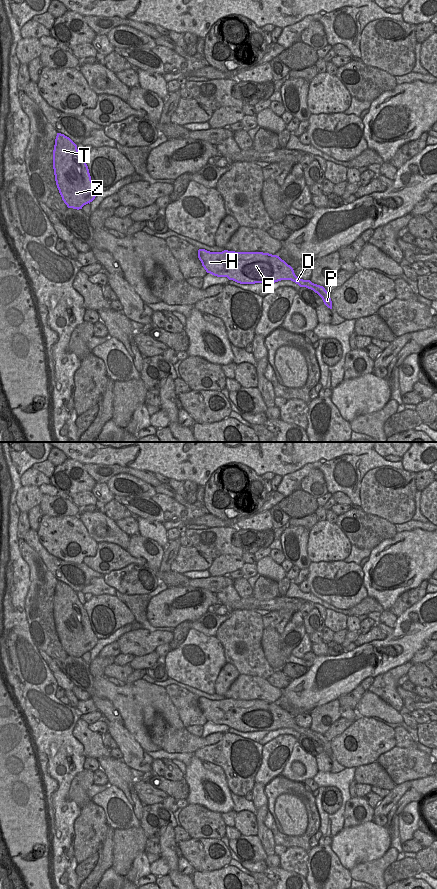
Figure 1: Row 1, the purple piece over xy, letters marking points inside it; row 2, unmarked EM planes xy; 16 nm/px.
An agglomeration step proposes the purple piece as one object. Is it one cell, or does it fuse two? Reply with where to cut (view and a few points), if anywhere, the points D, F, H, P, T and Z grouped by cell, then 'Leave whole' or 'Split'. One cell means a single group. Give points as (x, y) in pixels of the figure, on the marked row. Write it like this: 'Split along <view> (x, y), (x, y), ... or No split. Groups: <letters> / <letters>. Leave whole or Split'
No split. Groups: D F H P T Z. Leave whole

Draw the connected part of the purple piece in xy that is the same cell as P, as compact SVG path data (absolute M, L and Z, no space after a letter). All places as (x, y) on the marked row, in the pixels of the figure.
M199 249L198 258L207 273L217 277L227 277L240 284L270 284L281 280L291 280L300 287L313 290L322 298L324 304L332 309L330 294L323 286L298 278L293 268L277 255L228 250L210 252Z

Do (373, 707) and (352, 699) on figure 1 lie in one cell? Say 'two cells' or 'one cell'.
two cells

